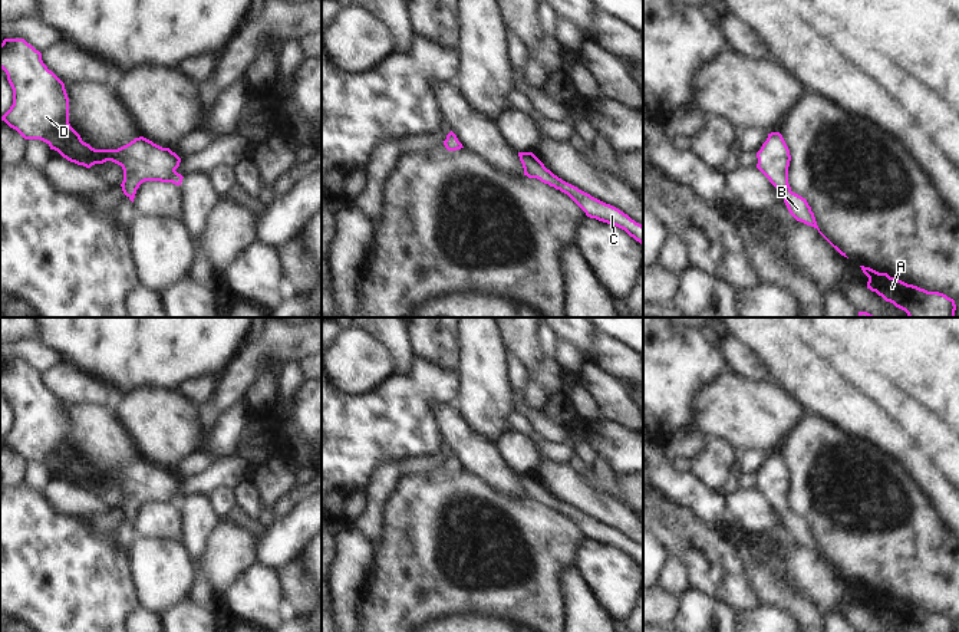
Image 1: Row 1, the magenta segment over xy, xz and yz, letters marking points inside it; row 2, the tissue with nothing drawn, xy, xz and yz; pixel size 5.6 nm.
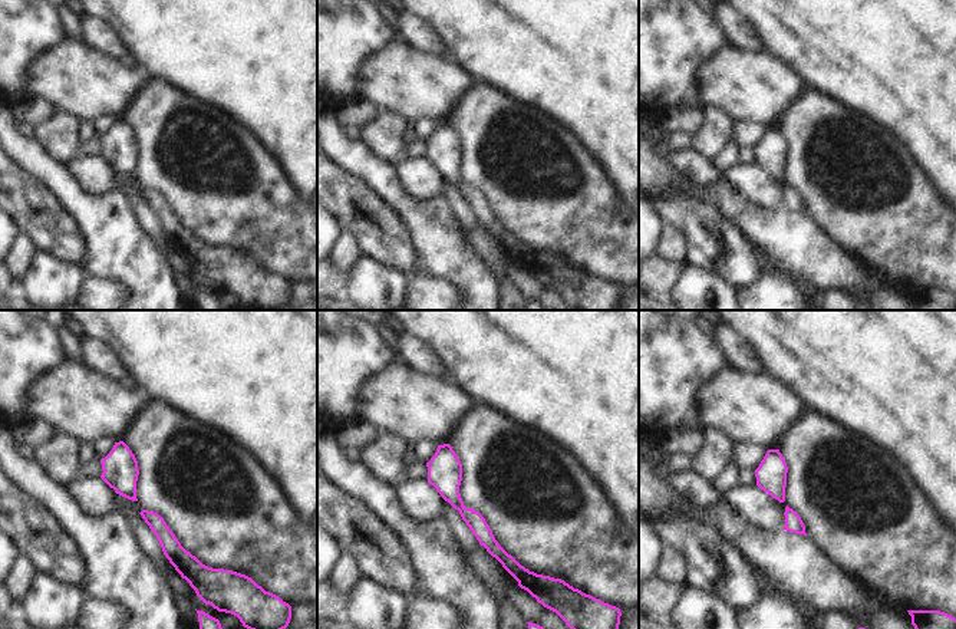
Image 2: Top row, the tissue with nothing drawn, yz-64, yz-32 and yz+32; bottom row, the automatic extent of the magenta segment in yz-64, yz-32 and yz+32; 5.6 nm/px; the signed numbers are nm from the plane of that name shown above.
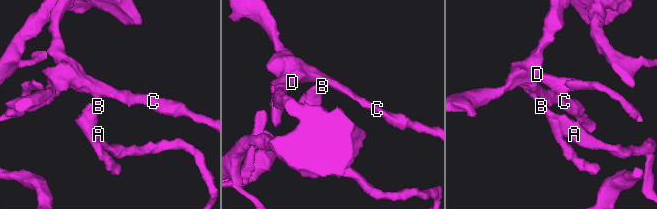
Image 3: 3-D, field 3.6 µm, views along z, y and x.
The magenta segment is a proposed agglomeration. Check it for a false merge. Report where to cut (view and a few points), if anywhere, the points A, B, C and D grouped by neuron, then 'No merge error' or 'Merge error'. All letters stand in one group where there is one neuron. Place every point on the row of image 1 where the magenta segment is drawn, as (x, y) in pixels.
No split. Groups: A B C D. No merge error.

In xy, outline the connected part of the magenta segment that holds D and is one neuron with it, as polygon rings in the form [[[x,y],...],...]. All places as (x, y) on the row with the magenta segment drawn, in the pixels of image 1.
[[[24,39],[3,40],[0,68],[13,89],[13,105],[0,119],[24,139],[40,139],[67,161],[86,168],[106,161],[121,165],[121,187],[132,203],[145,181],[181,185],[184,177],[175,171],[181,158],[144,136],[118,149],[95,149],[83,142],[69,124],[65,83],[47,69],[42,53]]]

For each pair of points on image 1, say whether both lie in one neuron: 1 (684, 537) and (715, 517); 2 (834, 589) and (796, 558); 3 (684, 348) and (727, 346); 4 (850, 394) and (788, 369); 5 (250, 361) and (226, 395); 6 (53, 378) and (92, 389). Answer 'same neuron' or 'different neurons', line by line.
1: different neurons
2: same neuron
3: different neurons
4: same neuron
5: same neuron
6: same neuron

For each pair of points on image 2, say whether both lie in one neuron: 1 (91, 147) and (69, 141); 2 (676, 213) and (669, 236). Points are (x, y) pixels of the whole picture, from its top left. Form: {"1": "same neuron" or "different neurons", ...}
{"1": "different neurons", "2": "different neurons"}

